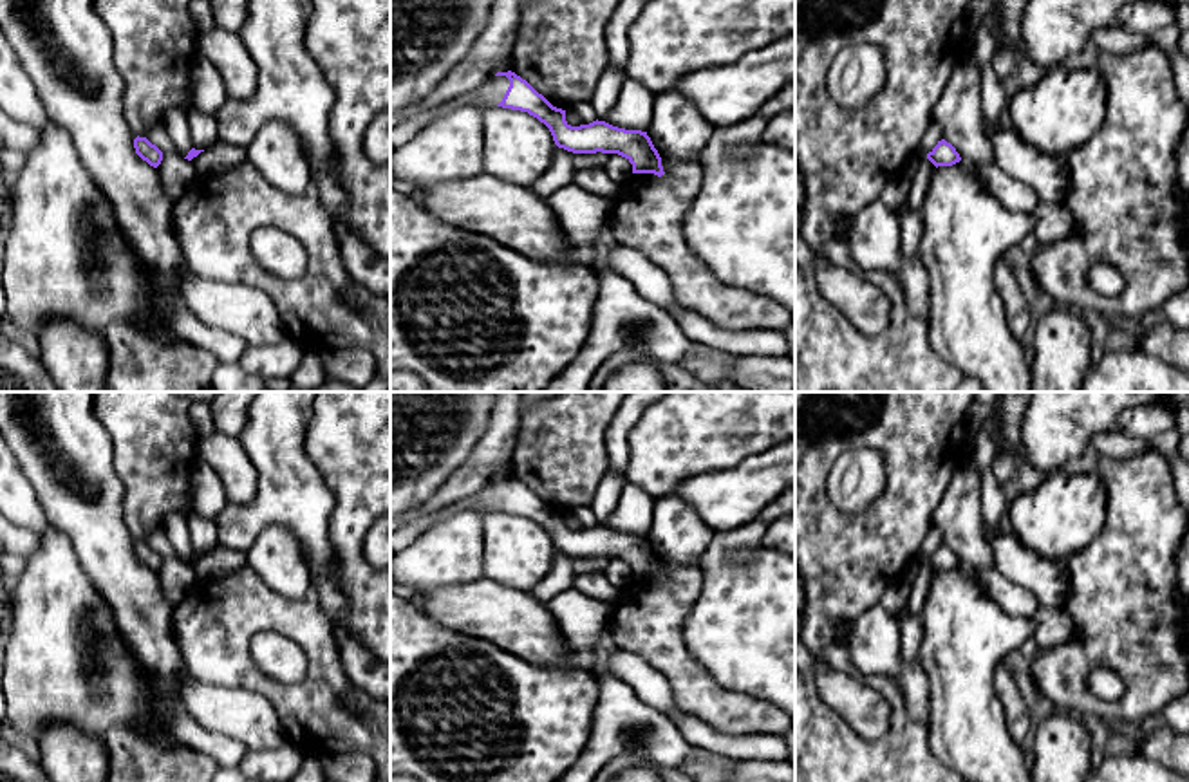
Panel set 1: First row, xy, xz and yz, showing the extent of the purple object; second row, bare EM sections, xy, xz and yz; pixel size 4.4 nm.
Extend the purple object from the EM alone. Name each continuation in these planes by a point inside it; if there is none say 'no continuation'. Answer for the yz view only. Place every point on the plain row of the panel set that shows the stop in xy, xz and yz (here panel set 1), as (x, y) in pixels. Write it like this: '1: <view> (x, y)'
no continuation

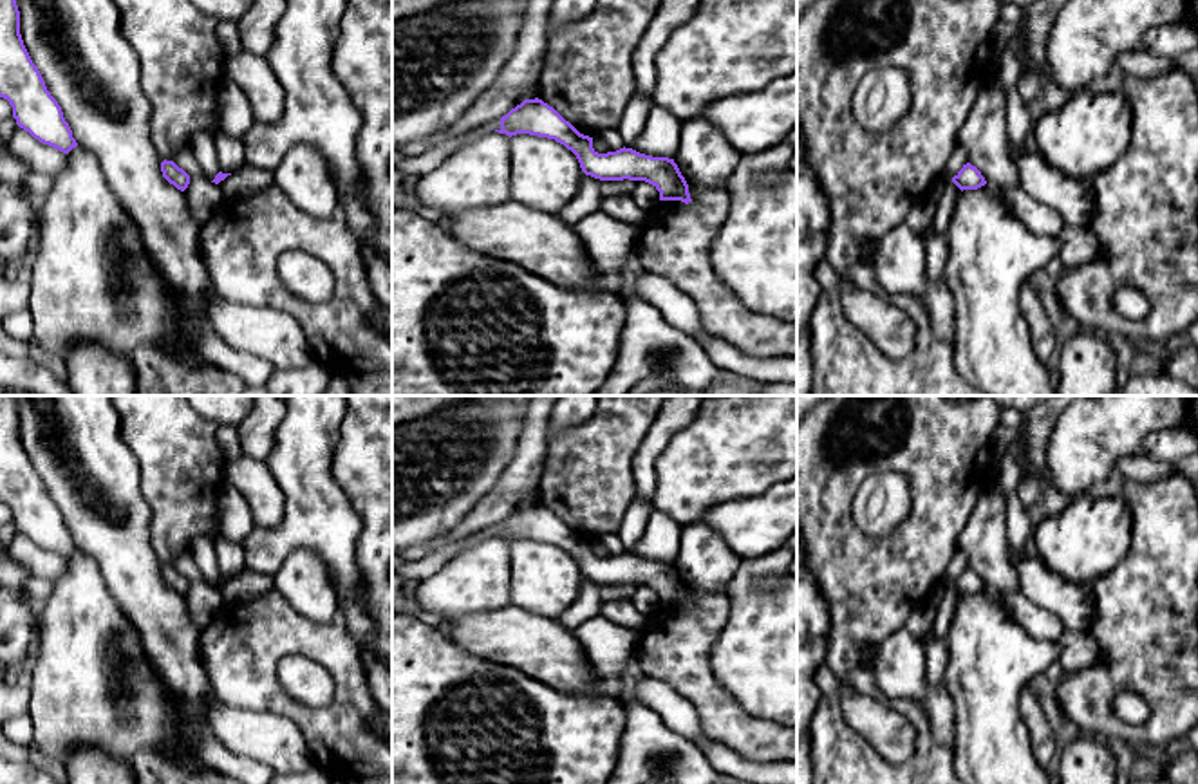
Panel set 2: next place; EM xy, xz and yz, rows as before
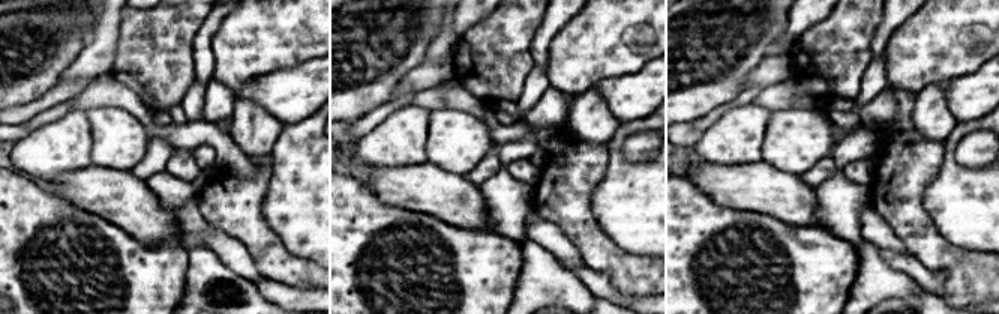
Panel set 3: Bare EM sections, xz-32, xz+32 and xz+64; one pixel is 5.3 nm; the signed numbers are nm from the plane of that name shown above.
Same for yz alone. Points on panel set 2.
no continuation

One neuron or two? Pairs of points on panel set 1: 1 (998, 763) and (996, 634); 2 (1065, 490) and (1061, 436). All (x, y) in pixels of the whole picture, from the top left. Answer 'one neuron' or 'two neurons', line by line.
1: one neuron
2: two neurons

